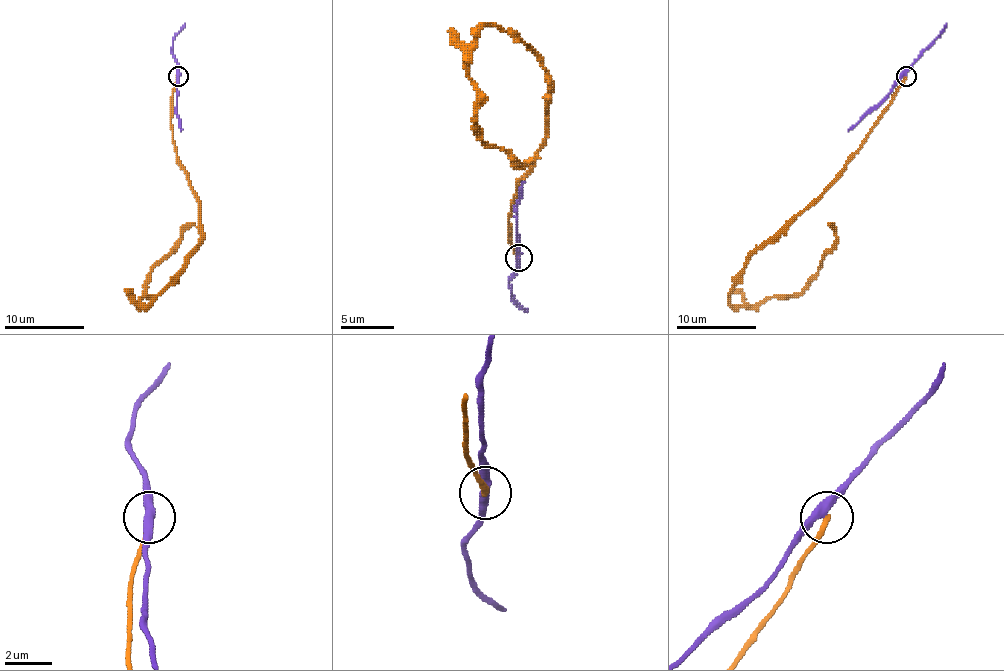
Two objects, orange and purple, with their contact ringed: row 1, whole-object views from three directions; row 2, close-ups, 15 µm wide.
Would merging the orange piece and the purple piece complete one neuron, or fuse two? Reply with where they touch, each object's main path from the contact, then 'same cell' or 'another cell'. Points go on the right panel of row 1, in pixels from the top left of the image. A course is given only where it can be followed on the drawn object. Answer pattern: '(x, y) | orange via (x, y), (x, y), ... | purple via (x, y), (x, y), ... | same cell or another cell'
(906, 76) | orange via (906, 75), (846, 169), (764, 243), (730, 293), (732, 305), (796, 297), (836, 241), (830, 223) | purple via (906, 75), (848, 131) | another cell

